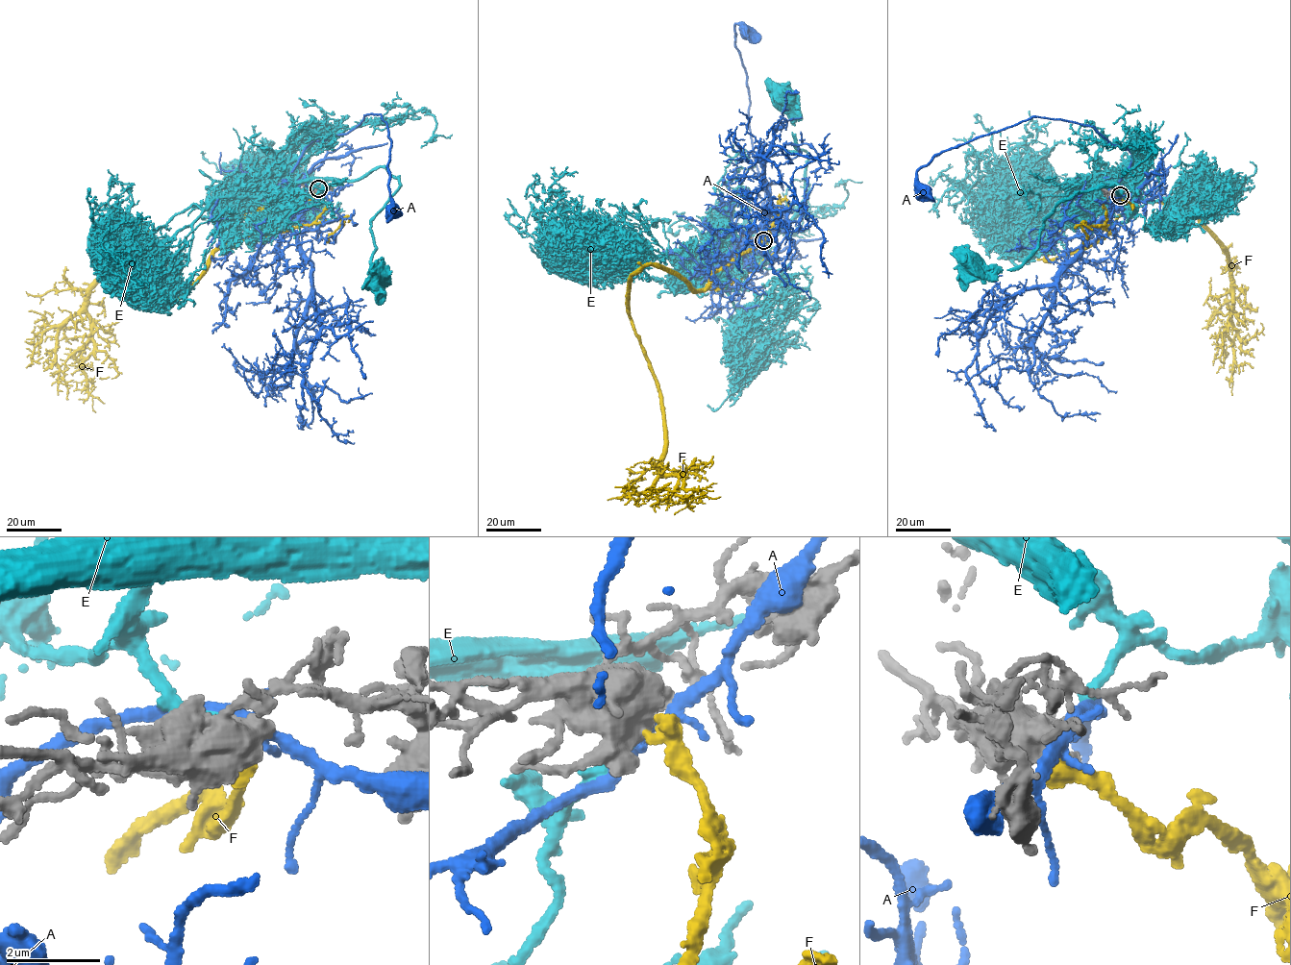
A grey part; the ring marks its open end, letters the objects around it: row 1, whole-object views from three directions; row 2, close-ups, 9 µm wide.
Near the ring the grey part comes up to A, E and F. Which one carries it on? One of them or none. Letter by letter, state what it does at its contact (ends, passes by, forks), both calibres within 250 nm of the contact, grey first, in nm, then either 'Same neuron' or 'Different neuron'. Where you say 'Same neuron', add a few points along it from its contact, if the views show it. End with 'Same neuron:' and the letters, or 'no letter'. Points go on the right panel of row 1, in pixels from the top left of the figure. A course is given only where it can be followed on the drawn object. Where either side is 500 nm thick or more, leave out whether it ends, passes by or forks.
A: Thickness 750 nm (grey) against 240 nm. Different neuron
E: Thickness 750 nm (grey) against 200 nm. Same neuron. Its course: (1120, 196), (1142, 169), (1110, 176), (1120, 195), (1110, 185), (1057, 202), (1020, 264), (967, 266)
F: Thickness 600 nm (grey) against 400 nm. Different neuron
Same neuron: E

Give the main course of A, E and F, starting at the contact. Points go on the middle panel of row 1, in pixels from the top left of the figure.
A: (764, 239), (754, 248), (732, 245), (732, 252), (739, 253), (765, 199), (735, 24), (747, 31)
E: (763, 240), (754, 262), (730, 257), (806, 195), (779, 95)
F: (763, 239), (764, 259), (719, 288), (650, 264), (629, 283), (664, 408), (660, 467), (713, 490)

